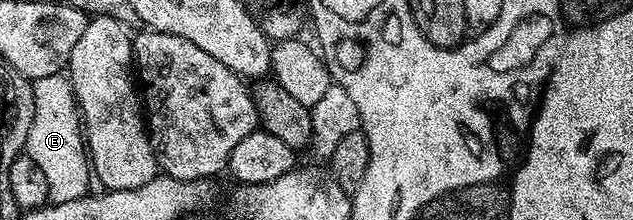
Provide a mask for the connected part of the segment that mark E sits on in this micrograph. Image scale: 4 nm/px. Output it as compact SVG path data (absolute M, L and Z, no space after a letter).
M63 73L54 76L42 76L32 82L32 95L34 96L34 120L30 124L28 141L26 143L26 154L38 164L42 170L42 176L46 176L48 192L54 192L56 197L51 200L53 203L74 200L72 194L60 194L60 190L76 190L79 198L89 193L88 178L84 173L89 173L90 162L86 157L86 139L82 133L82 119L76 105L76 94L72 91L71 81Z

